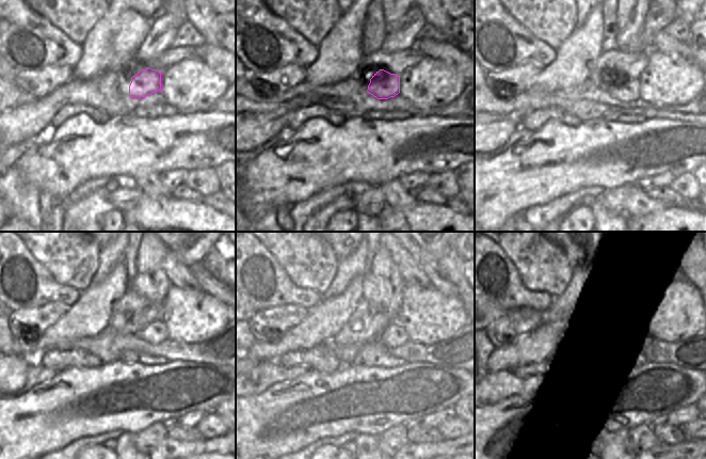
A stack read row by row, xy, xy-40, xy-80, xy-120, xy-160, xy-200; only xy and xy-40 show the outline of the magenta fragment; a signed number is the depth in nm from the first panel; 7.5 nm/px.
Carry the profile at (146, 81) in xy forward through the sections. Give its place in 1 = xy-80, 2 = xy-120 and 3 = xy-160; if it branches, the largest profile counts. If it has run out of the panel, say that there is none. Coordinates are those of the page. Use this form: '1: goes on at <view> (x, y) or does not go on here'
1: goes on at xy-80 (627, 91)
2: goes on at xy-120 (155, 333)
3: goes on at xy-160 (394, 335)

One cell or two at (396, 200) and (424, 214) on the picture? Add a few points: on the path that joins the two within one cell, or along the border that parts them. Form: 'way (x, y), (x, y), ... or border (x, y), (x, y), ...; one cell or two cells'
border (419, 202), (406, 207), (387, 206); two cells

